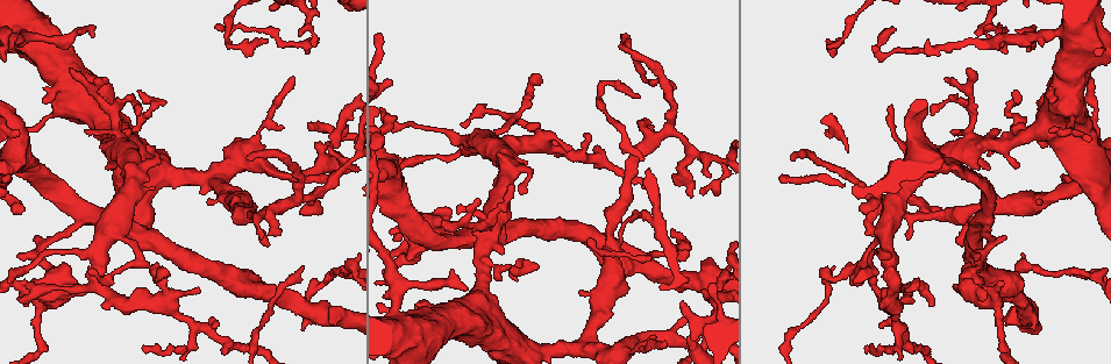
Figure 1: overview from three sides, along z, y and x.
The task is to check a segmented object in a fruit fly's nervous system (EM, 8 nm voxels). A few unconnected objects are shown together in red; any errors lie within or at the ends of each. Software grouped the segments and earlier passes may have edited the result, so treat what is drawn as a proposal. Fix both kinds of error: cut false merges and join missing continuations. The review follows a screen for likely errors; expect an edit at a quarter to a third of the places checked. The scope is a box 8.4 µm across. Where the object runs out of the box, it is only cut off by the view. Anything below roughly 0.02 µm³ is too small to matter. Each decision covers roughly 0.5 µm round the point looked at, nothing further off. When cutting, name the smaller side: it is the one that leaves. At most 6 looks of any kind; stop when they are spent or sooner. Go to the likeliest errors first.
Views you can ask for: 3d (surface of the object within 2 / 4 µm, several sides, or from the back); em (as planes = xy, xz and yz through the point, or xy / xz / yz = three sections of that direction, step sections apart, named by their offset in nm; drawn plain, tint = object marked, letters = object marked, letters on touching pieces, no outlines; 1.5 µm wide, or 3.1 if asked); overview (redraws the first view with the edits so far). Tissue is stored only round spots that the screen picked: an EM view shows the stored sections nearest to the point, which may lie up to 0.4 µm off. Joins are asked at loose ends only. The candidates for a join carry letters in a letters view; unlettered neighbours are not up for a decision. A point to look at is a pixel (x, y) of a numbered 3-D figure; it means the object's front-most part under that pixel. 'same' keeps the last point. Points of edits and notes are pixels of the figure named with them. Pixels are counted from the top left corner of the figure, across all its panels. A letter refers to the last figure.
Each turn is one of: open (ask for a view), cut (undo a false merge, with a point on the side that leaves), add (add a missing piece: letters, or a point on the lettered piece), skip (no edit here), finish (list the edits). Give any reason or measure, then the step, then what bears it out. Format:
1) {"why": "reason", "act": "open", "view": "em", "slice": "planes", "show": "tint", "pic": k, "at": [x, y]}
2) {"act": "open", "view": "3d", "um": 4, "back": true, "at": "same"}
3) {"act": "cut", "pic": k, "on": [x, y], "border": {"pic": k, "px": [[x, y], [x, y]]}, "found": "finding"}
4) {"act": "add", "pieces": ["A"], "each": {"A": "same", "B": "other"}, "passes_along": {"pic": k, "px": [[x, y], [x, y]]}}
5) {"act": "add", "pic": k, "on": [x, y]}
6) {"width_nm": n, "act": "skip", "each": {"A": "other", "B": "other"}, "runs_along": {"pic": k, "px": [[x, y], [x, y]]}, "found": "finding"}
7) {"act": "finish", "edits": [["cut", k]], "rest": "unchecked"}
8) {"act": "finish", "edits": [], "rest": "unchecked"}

{"why": "sudden change in width", "act": "open", "view": "3d", "um": 4, "pic": 1, "at": [1065, 32]}

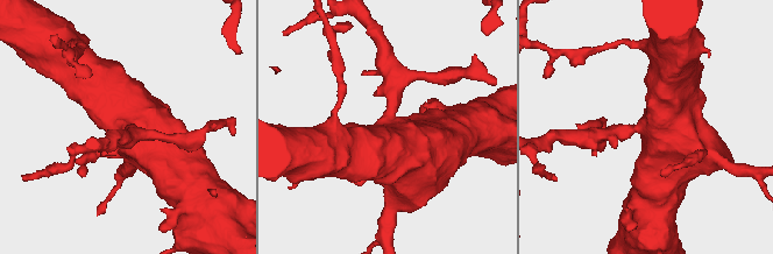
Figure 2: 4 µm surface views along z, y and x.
{"why": "now the EM", "act": "open", "view": "em", "slice": "planes", "show": "letters", "pic": 2, "at": [652, 128]}

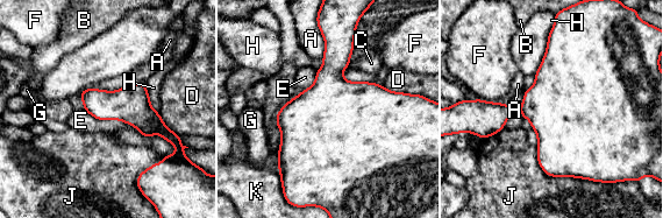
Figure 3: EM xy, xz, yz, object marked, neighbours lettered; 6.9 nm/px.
{"act": "skip", "each": {"A": "other", "B": "other", "C": "other", "D": "other", "E": "other", "F": "other", "G": "other", "H": "other", "J": "other", "K": "other"}, "found": "one neuron here"}

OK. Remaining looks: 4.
{"why": "abrupt turn", "act": "open", "view": "3d", "um": 2, "pic": 1, "at": [968, 277]}

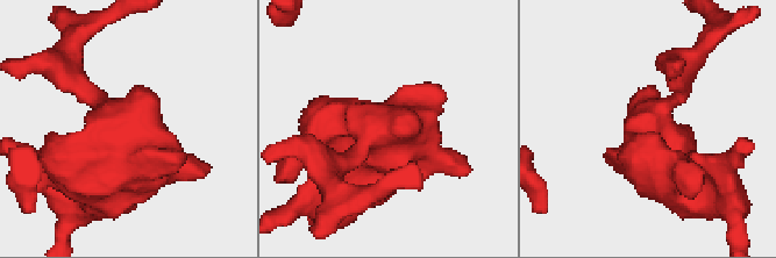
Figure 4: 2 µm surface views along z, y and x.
{"why": "shape alone is not enough", "act": "open", "view": "em", "slice": "planes", "show": "tint", "pic": 4, "at": [649, 128]}

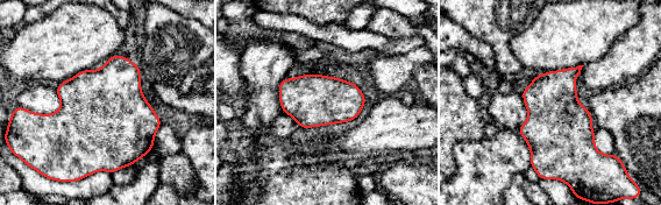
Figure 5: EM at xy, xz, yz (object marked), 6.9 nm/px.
{"why": "see the neighbours", "act": "open", "view": "em", "slice": "planes", "show": "letters", "at": "same"}

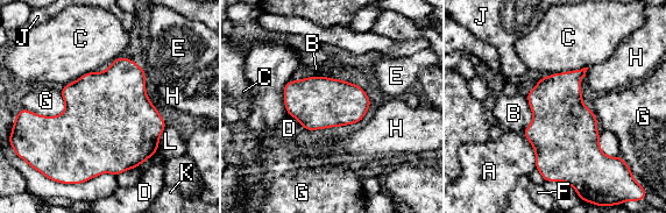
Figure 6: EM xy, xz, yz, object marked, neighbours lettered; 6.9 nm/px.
{"width_nm": 360, "act": "skip", "each": {"A": "other", "B": "other", "C": "other", "D": "other", "E": "other", "F": "other", "G": "other", "H": "other", "J": "other", "K": "other", "L": "other"}, "border": {"pic": 6, "px": [[526, 97], [532, 121], [522, 132]]}, "found": "one neuron here"}

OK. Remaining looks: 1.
{"why": "stops while still wide", "act": "open", "view": "em", "slice": "planes", "show": "letters", "pic": 1, "at": [570, 145]}

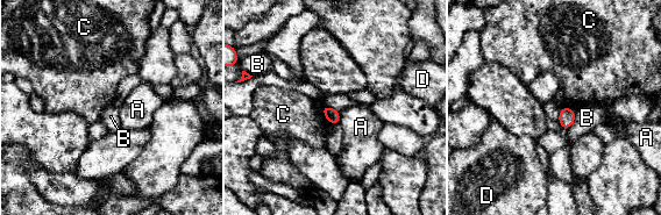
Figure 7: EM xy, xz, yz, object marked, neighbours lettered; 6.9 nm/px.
{"longest_contact_nm": ["C", 160], "act": "skip", "each": {"A": "other", "B": "other", "C": "other", "D": "other"}, "border": {"pic": 7, "px": [[341, 112], [338, 123]]}, "found": "no lettered piece goes on from it"}

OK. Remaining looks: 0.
{"act": "finish", "edits": [], "rest": "unchecked"}

